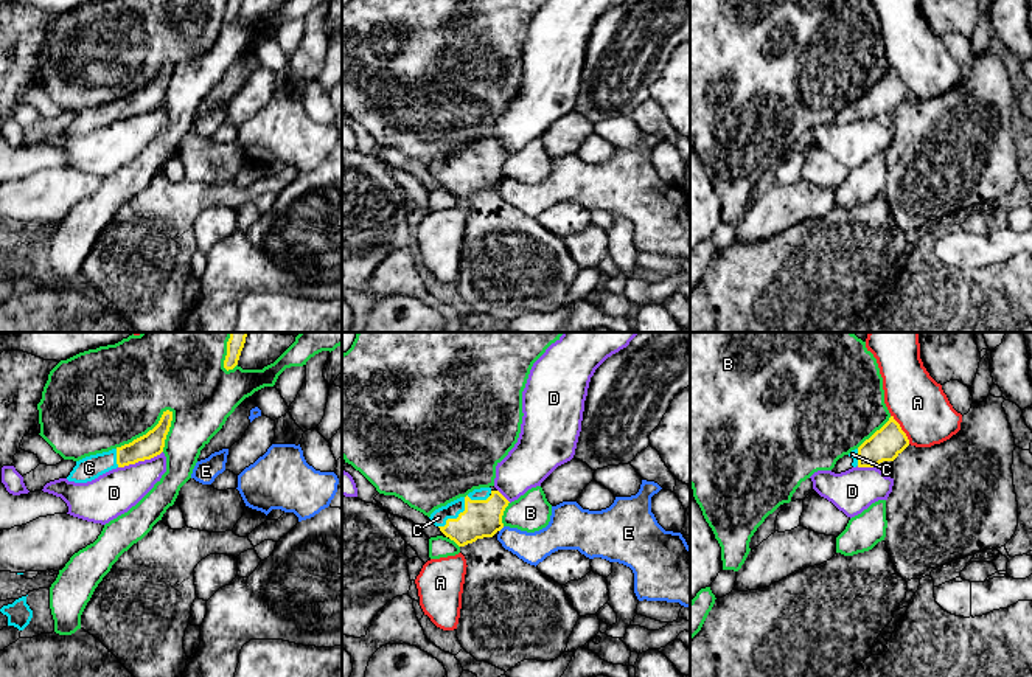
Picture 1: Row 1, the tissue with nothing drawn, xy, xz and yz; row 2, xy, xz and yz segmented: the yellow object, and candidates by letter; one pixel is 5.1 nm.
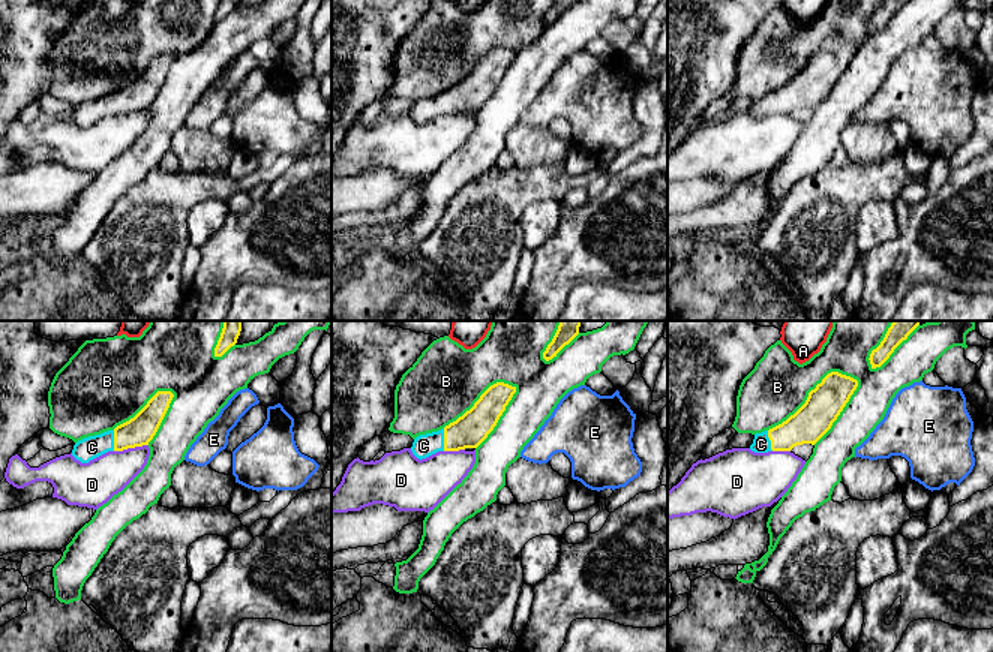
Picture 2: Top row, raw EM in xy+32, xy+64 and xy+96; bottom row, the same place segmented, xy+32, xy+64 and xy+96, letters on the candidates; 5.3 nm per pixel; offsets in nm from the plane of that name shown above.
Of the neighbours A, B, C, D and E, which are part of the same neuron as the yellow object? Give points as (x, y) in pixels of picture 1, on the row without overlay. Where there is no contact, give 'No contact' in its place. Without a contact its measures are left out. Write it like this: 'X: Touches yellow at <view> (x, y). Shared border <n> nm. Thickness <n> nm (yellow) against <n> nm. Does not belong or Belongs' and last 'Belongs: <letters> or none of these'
A: Touches yellow at yz (900, 81). Shared border 180 nm. Thickness 170 nm (yellow) against 300 nm. Does not belong
B: Touches yellow at xy (146, 86). Shared border 360 nm. Thickness 130 nm (yellow) against 480 nm. Does not belong
C: Touches yellow at xz (465, 157). Shared border 320 nm. Thickness 190 nm (yellow) against 90 nm. Belongs
D: Touches yellow at xy (140, 112). Shared border 240 nm. Thickness 130 nm (yellow) against 220 nm. Does not belong
E: Touches yellow at xz (501, 180). Shared border 40 nm. Thickness 190 nm (yellow) against 160 nm. Does not belong
Belongs: C

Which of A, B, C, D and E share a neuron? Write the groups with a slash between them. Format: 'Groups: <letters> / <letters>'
Groups: A / B / C / D / E

